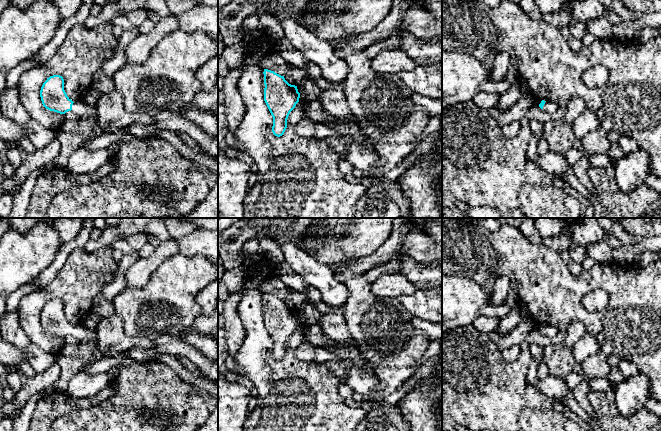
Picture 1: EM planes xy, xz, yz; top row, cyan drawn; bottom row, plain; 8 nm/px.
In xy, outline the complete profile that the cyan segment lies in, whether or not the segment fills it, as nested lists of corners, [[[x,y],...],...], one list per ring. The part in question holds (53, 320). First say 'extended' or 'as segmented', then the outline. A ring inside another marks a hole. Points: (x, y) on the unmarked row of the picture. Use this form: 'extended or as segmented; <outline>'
extended; [[[60,299],[47,302],[40,314],[43,330],[60,338],[73,334],[79,341],[94,341],[97,343],[97,334],[94,329],[85,326],[73,326],[64,314],[64,303]]]

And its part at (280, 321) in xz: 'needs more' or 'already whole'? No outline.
needs more

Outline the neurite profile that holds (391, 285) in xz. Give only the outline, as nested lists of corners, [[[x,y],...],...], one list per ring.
[[[387,274],[380,276],[371,284],[371,293],[380,297],[398,298],[401,294],[412,294],[417,290],[403,274]]]

